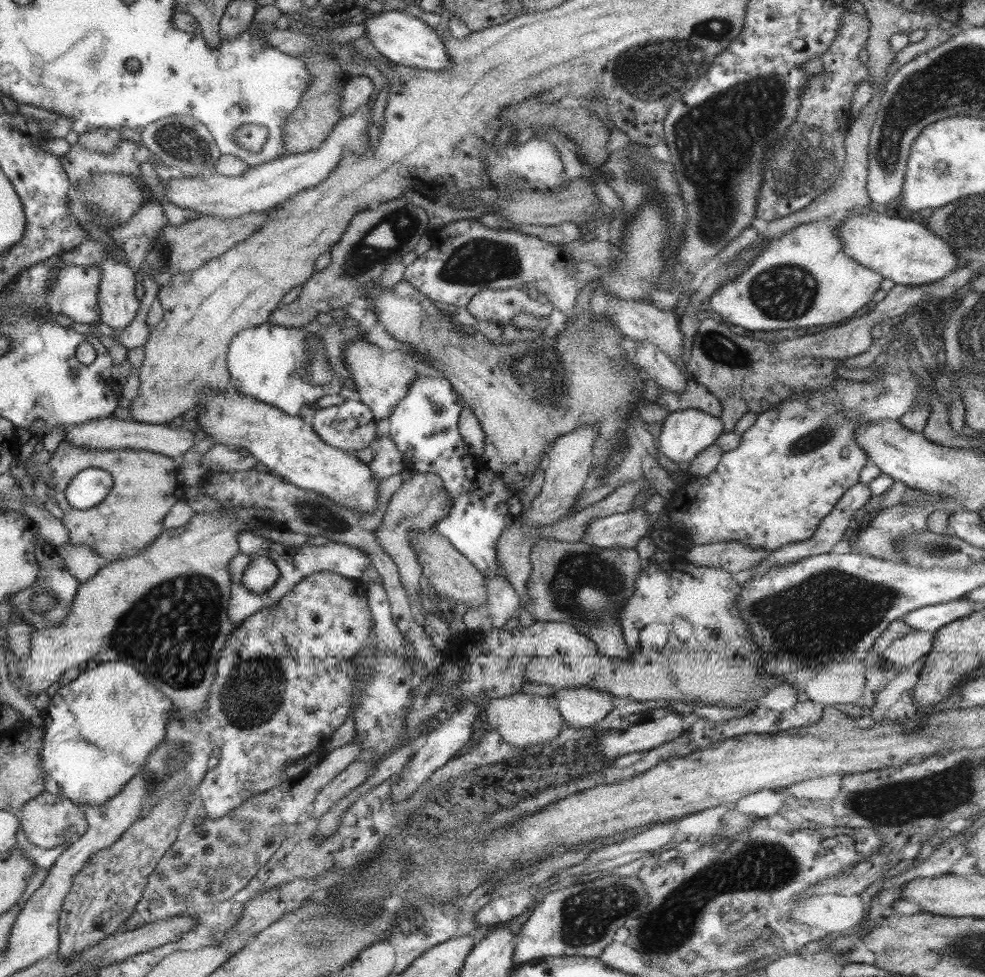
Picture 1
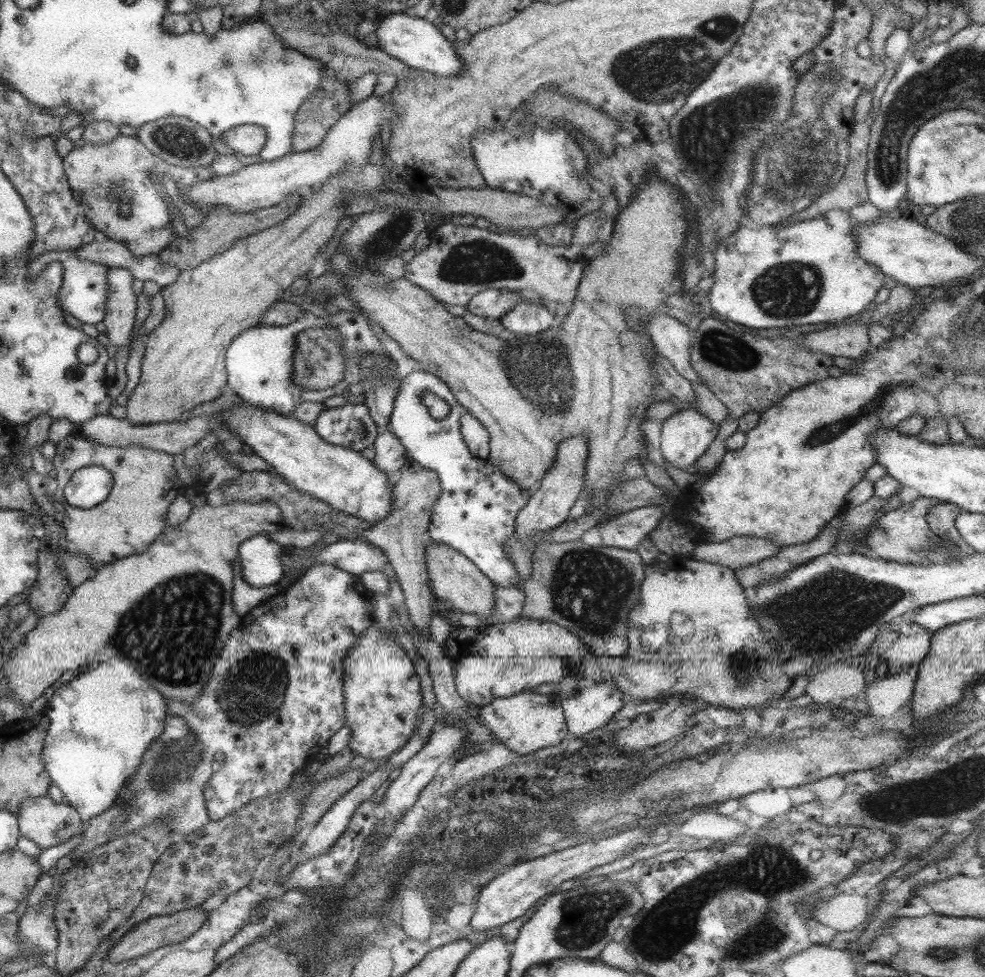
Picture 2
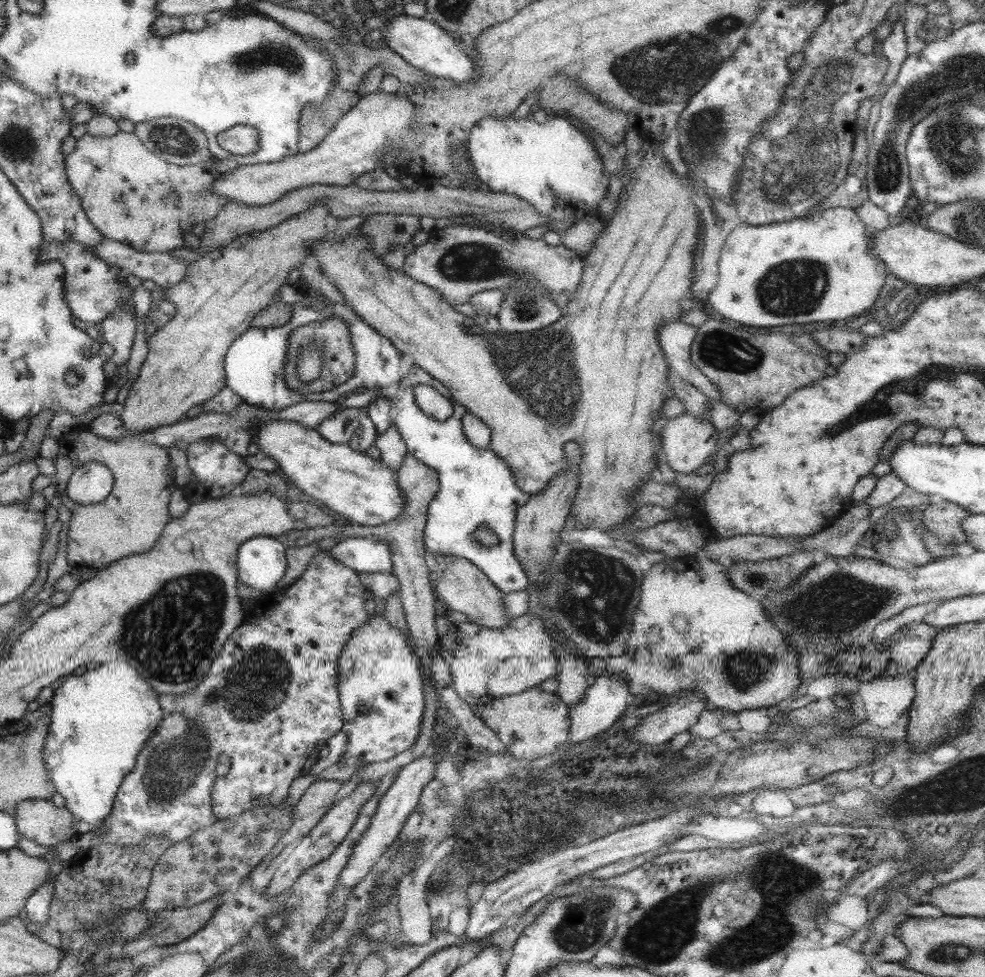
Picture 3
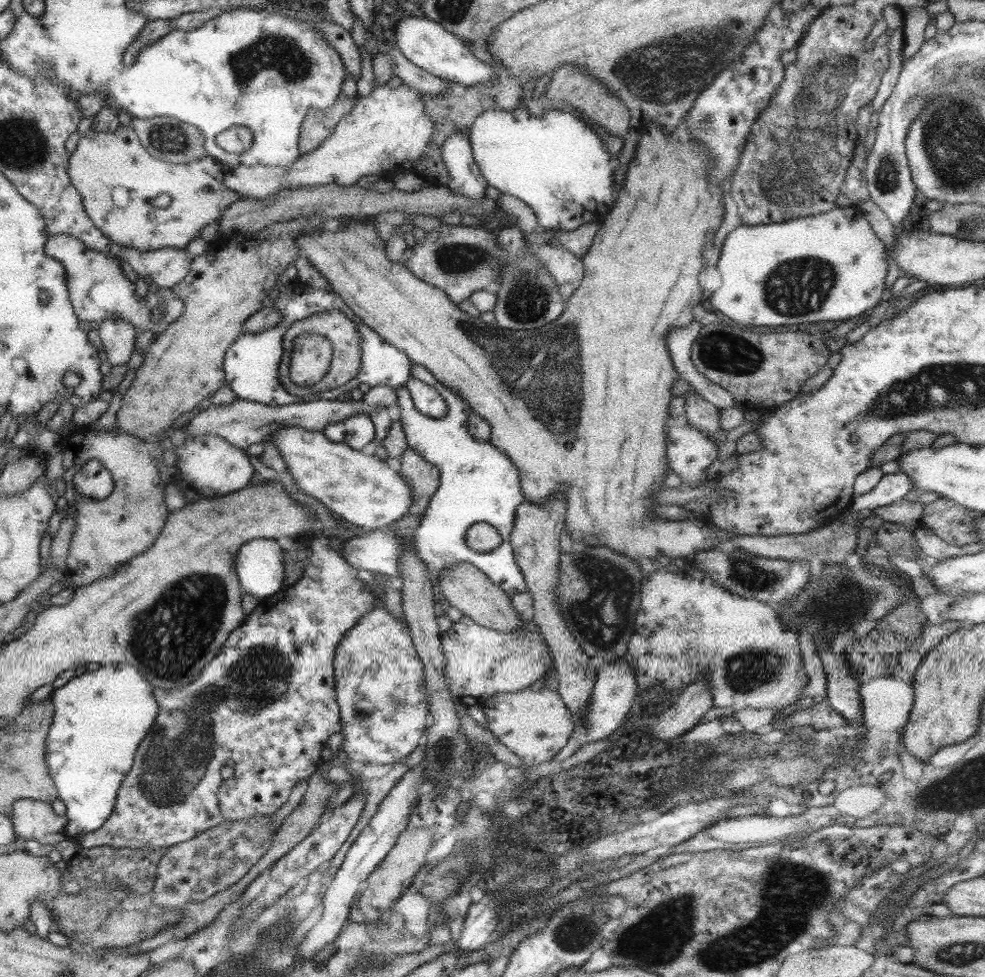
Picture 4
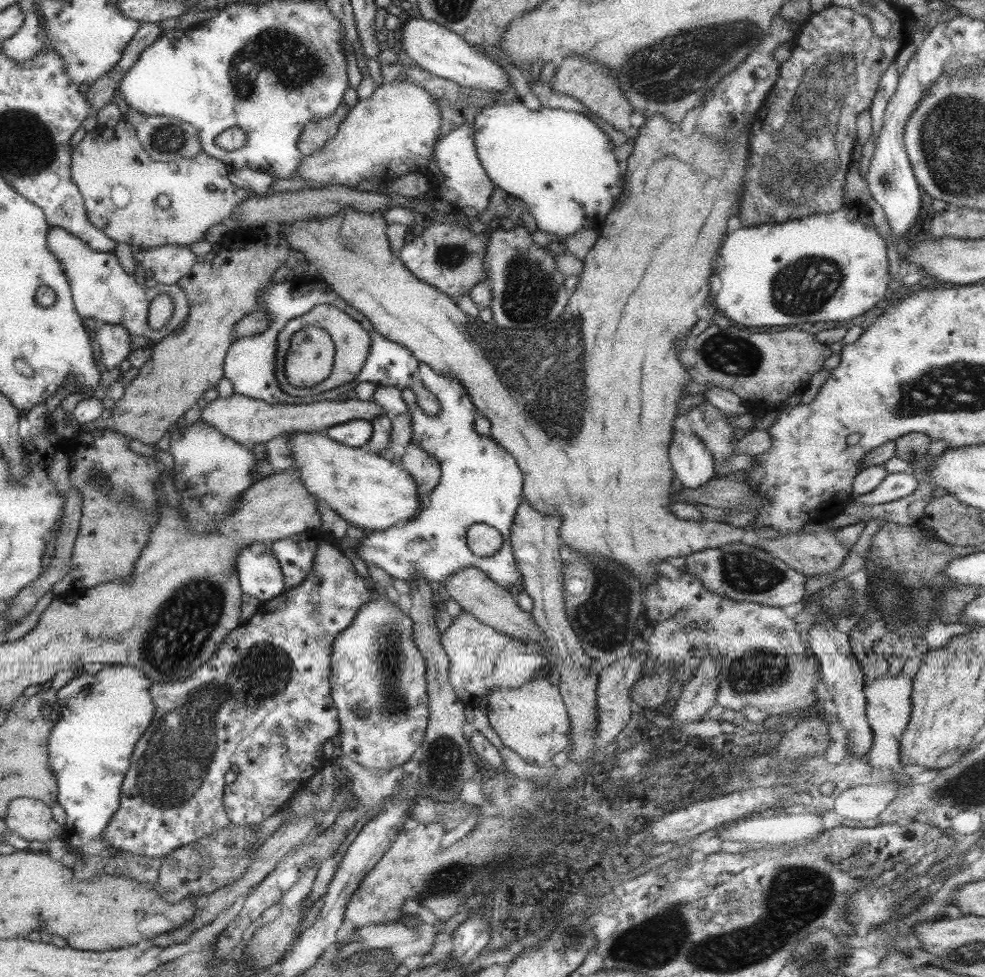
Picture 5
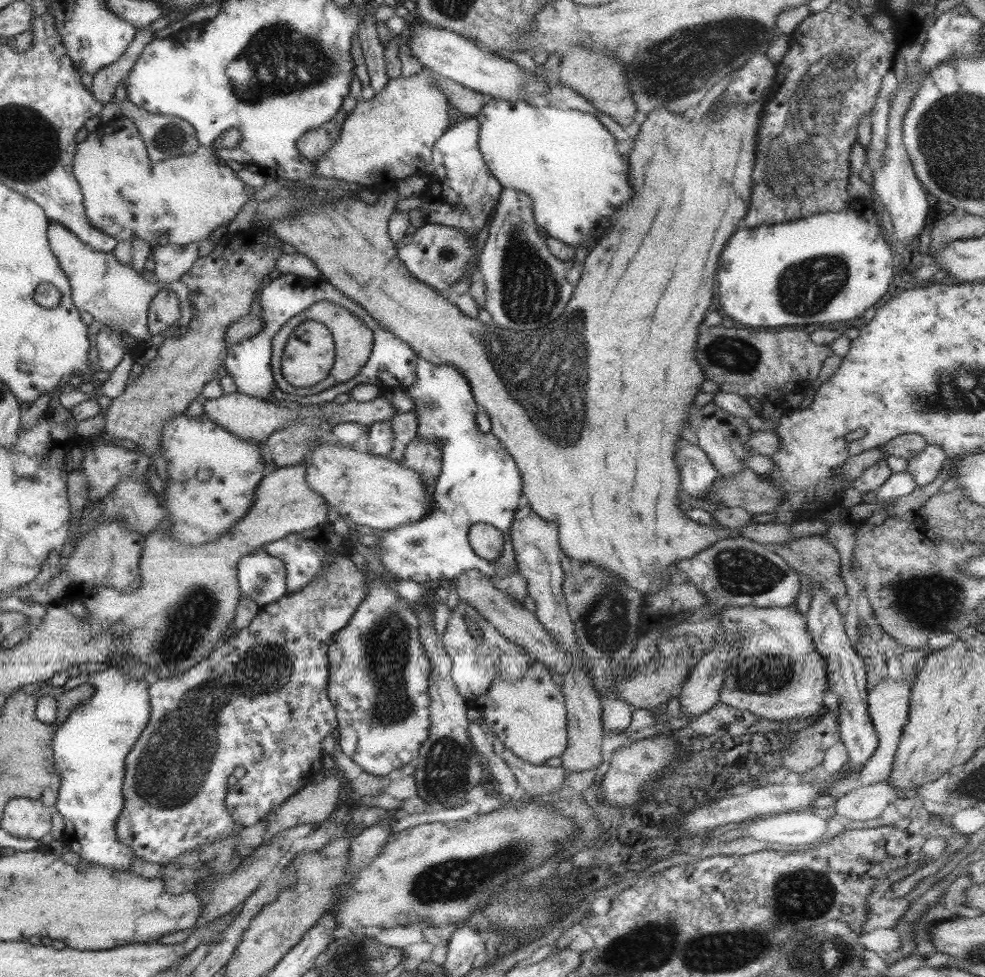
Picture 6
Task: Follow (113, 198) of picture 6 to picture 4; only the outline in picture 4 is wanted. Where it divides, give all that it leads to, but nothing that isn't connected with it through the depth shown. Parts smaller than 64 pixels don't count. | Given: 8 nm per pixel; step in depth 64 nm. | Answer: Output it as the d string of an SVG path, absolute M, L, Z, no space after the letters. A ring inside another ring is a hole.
M120 126L115 132L95 132L90 129L78 141L76 149L69 155L68 176L70 182L80 195L86 214L98 230L109 240L141 251L153 251L164 247L184 249L191 240L200 237L200 230L213 224L230 208L230 204L242 199L242 195L224 185L224 174L227 166L219 160L208 156L182 164L174 164L158 160L150 156L140 144L135 131L128 126ZM124 186L129 190L128 204L119 207L114 204L112 189ZM159 194L168 194L172 202L167 208L152 206L152 198Z

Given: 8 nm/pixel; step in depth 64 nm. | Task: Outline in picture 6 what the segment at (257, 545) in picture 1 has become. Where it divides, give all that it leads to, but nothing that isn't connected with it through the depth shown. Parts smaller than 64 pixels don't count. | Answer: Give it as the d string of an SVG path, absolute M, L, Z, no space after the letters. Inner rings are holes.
M265 546L252 552L250 556L242 556L237 564L237 578L241 595L252 600L259 608L266 607L268 604L280 601L289 590L286 586L286 568L284 561L273 557L265 550Z

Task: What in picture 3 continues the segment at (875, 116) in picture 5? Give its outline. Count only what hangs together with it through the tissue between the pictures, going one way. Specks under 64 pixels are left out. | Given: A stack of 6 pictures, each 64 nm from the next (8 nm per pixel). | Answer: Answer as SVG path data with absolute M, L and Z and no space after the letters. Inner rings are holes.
M899 19L894 24L890 35L879 44L879 50L883 52L884 57L889 61L887 73L884 75L884 85L882 85L882 97L885 94L884 92L888 92L888 88L894 84L902 63L908 56L904 26L903 20Z

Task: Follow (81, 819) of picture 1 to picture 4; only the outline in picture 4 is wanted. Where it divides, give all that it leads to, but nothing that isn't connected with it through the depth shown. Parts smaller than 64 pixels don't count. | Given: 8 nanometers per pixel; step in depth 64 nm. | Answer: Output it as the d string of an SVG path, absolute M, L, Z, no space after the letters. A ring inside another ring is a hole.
M21 798L14 801L9 818L16 835L24 840L32 838L42 844L55 844L67 838L67 816L58 816L50 804L40 800Z

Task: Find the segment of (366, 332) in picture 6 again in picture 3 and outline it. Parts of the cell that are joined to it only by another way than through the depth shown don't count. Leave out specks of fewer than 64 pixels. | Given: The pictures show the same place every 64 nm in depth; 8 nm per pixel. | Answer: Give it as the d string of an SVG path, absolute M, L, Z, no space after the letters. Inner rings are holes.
M338 315L300 325L290 331L286 362L284 363L284 382L285 386L294 390L298 397L308 393L326 392L332 390L335 386L344 384L348 378L354 376L354 368L356 368L356 351L354 351L354 345L352 345L350 329L348 329L348 323ZM304 343L316 343L322 349L322 359L324 359L320 376L316 380L312 380L310 384L300 382L300 376L298 375L298 359L300 359L300 349L304 347Z

